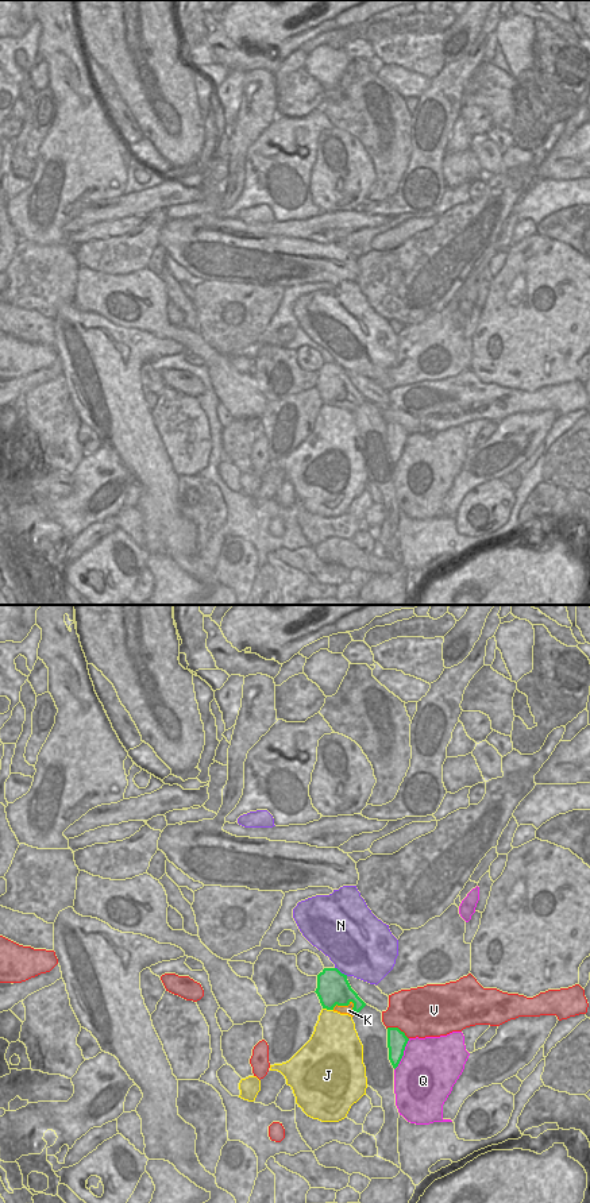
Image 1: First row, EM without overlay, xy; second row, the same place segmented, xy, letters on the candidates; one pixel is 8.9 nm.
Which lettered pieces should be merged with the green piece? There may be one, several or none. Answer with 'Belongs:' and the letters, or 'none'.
Belongs: K

